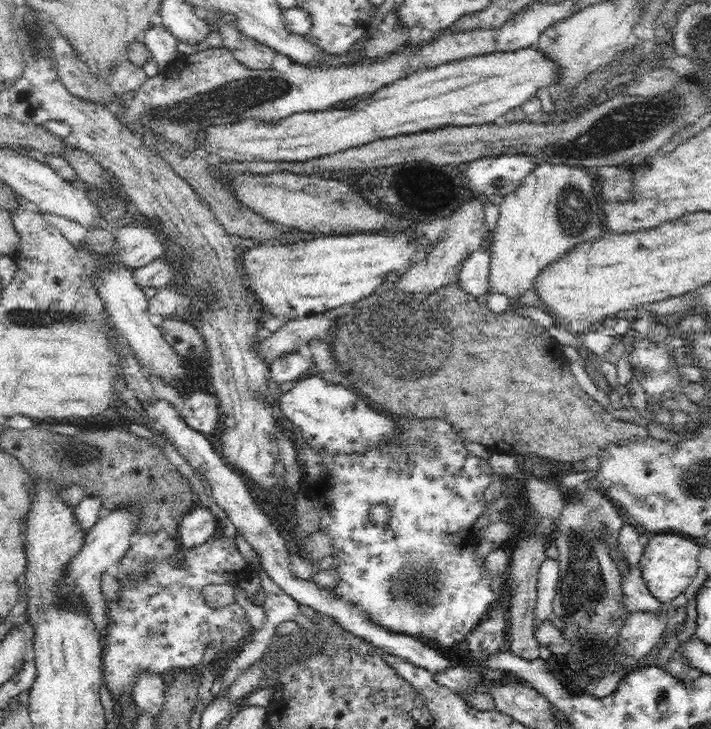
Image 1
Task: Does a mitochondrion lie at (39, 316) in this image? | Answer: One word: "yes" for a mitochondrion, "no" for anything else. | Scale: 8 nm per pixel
yes

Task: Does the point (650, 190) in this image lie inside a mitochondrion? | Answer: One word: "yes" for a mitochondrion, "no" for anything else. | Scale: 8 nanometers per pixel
no

